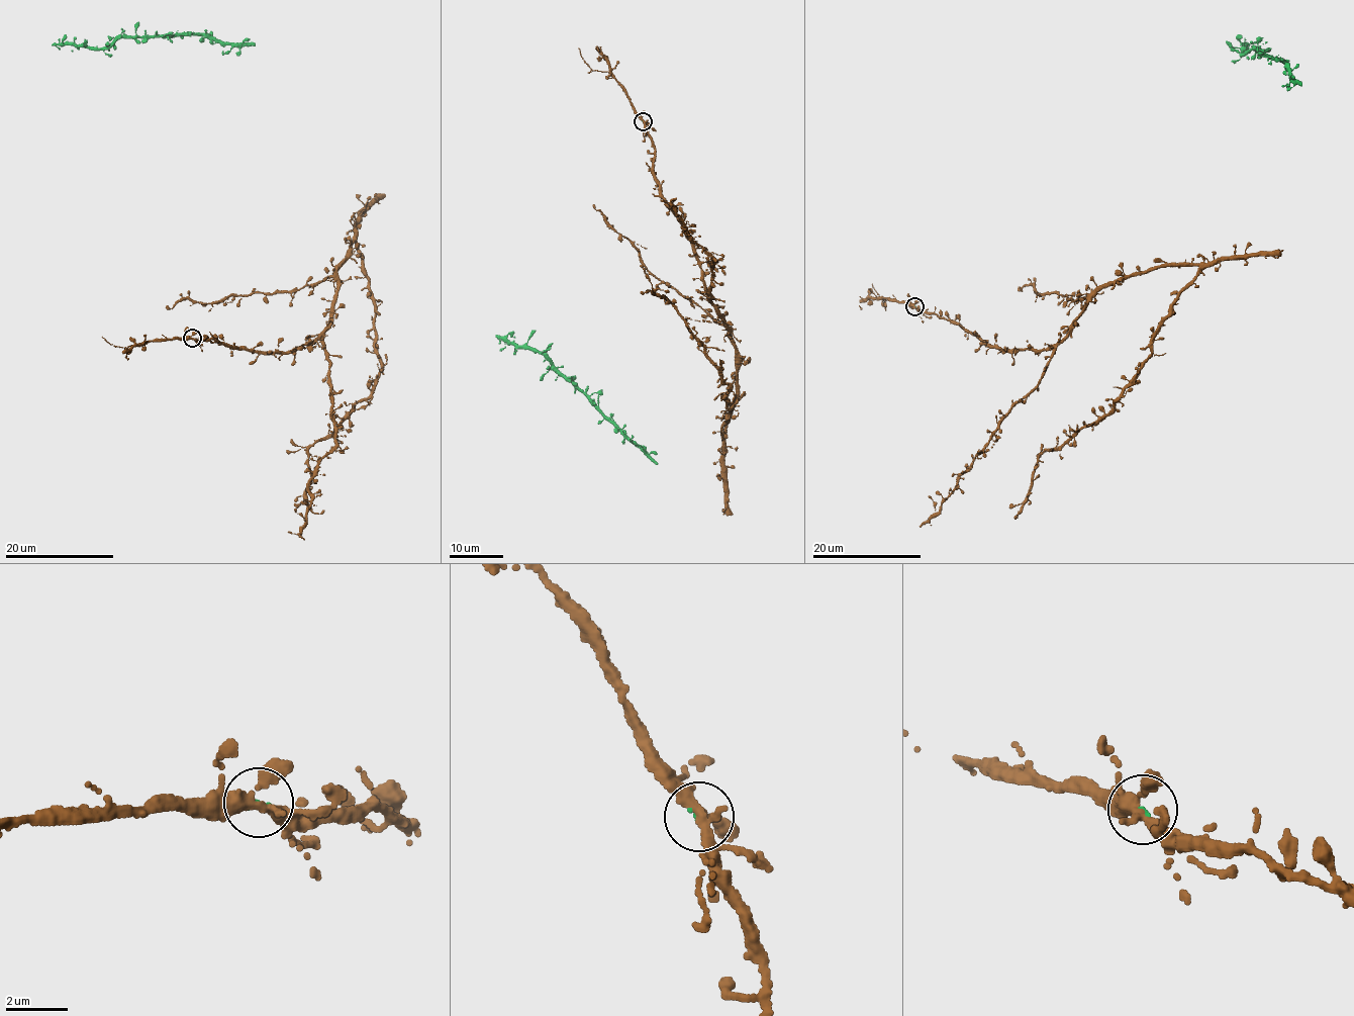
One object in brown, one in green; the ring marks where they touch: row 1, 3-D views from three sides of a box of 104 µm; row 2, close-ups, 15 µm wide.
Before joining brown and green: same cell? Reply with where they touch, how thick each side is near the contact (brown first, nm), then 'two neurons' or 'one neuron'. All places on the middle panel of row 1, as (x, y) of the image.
at (643, 121); 300 nm thick on the brown side, 140 nm on the other; one neuron

